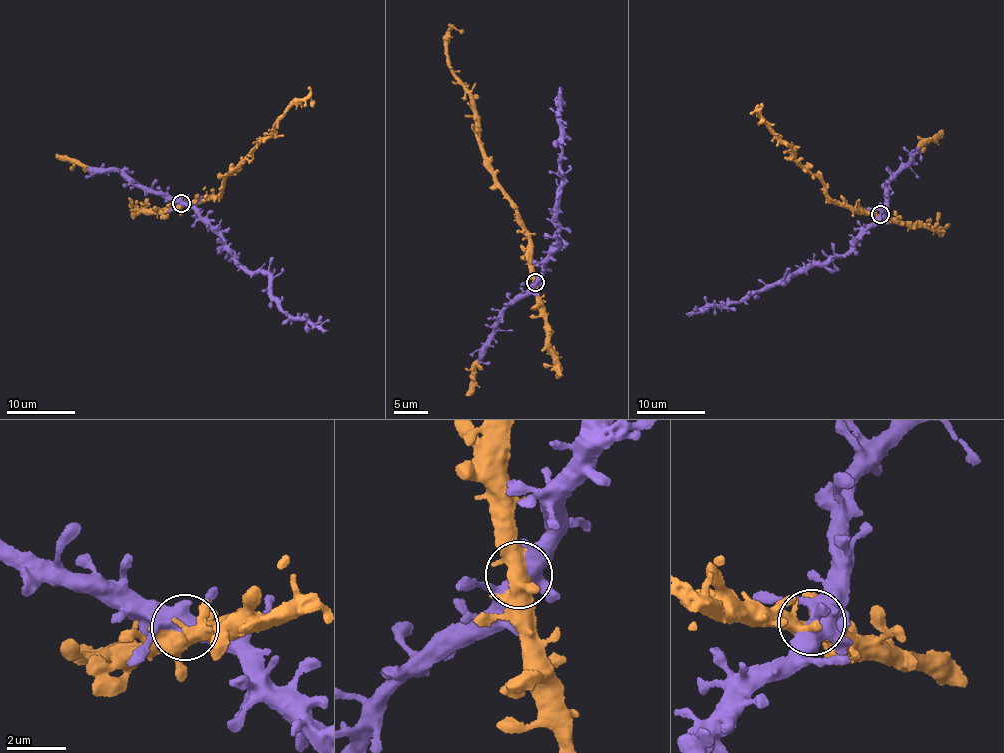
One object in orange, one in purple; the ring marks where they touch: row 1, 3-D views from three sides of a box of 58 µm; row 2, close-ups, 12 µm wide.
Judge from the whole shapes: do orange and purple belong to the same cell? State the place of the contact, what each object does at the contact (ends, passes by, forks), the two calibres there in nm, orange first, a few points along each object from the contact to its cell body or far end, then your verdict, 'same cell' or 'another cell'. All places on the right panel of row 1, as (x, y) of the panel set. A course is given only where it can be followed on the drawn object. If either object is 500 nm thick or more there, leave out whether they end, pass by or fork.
(880, 214) | 440/500 nm | orange via (880, 216), (856, 213), (828, 196), (824, 180), (801, 166), (790, 146), (778, 139), (760, 111), (759, 124) | purple via (880, 214), (874, 223), (862, 227), (844, 255), (790, 273), (784, 280), (740, 301), (697, 311), (694, 308) | same cell

